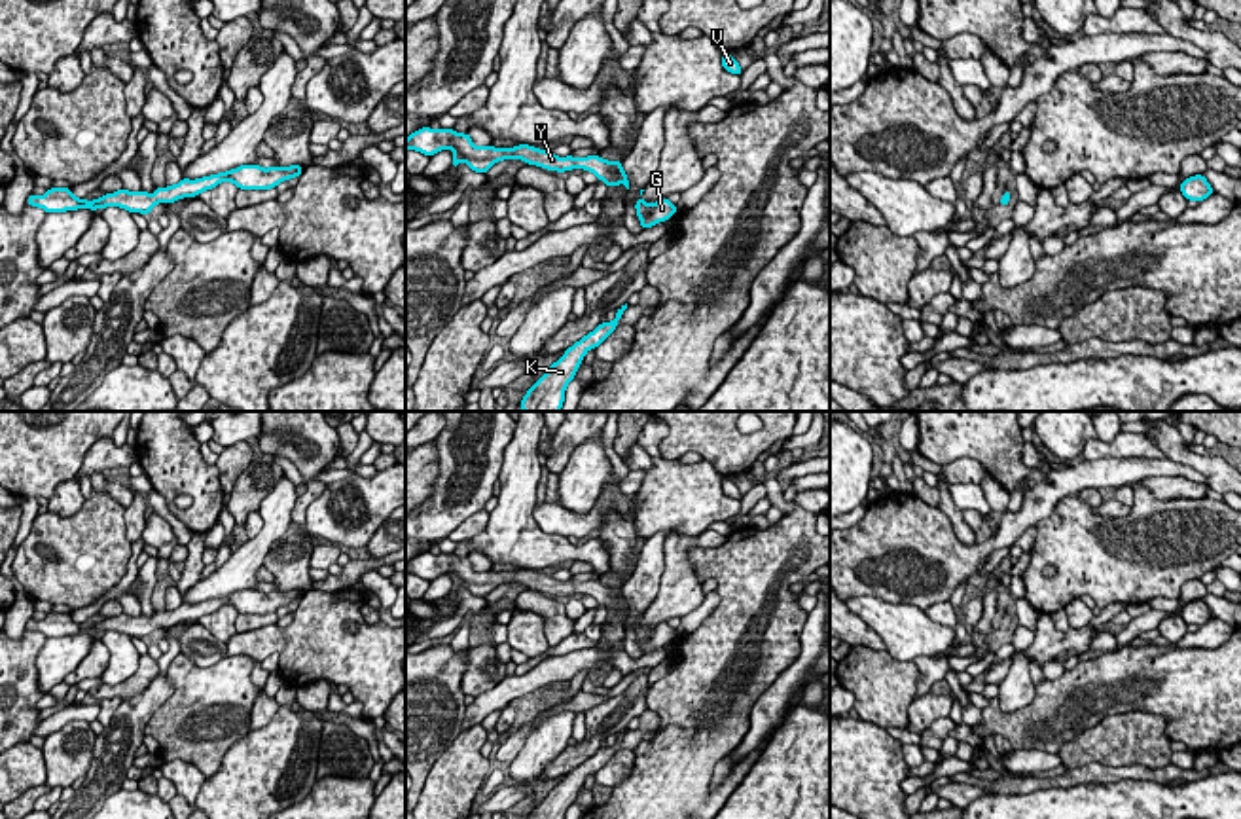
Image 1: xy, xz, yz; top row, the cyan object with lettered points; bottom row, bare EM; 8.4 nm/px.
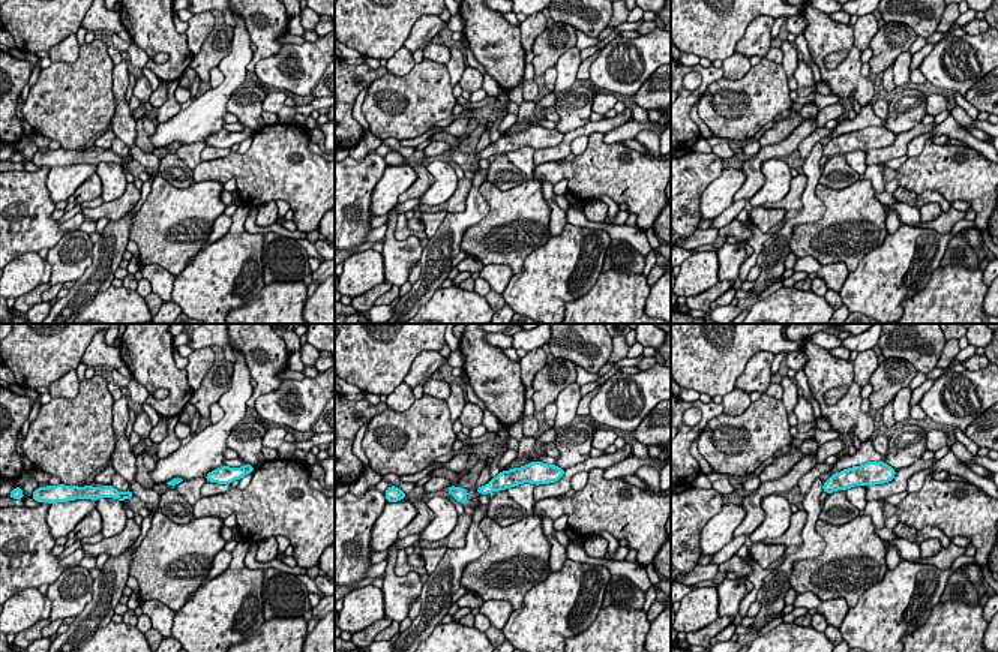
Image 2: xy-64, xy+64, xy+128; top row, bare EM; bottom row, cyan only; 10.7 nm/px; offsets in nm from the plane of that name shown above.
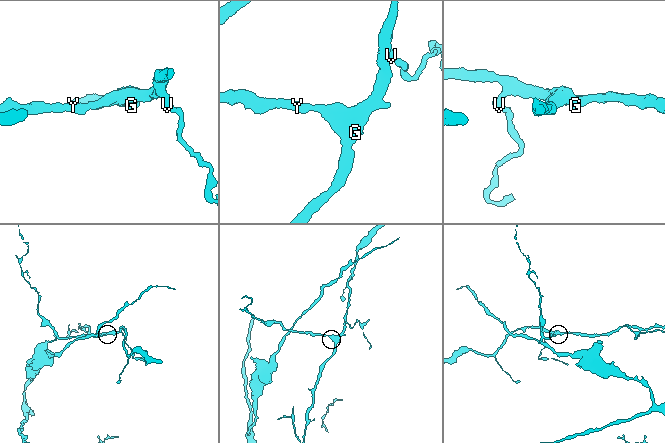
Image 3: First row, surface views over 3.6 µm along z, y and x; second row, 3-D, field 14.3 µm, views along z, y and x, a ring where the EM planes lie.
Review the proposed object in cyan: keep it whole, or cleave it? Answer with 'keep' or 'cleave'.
keep

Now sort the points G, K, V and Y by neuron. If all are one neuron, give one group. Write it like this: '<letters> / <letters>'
G K V Y

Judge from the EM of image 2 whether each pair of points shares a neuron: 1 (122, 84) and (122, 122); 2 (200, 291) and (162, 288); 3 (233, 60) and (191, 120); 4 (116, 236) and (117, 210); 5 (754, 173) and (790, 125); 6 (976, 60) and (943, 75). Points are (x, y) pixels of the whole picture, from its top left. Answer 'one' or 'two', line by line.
1: one
2: two
3: one
4: two
5: two
6: one

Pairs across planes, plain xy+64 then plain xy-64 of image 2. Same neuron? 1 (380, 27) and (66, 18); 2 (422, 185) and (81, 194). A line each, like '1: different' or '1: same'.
1: same
2: same

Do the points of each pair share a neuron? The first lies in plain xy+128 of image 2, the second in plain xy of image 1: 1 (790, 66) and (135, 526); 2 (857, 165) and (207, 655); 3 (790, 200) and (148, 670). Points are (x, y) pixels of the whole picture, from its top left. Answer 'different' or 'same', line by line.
1: same
2: different
3: same

